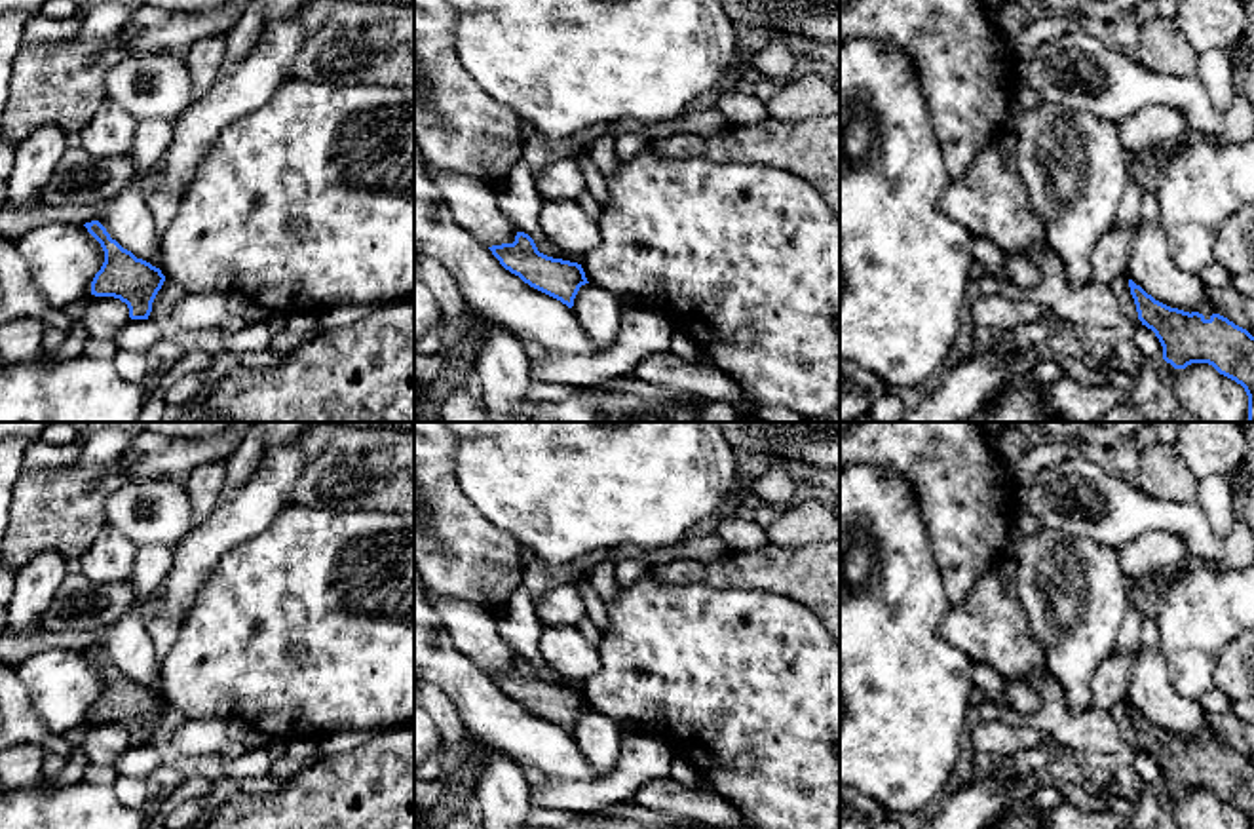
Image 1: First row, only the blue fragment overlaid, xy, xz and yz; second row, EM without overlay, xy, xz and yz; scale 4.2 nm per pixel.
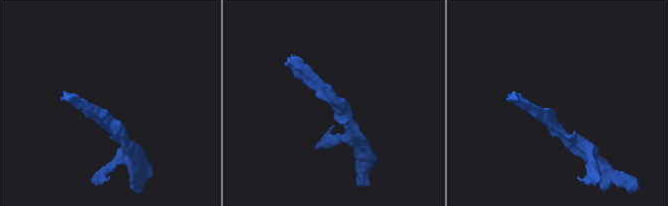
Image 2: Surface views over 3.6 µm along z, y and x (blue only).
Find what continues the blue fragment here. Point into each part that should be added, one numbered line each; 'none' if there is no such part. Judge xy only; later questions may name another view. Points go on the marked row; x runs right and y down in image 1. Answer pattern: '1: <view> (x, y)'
none

